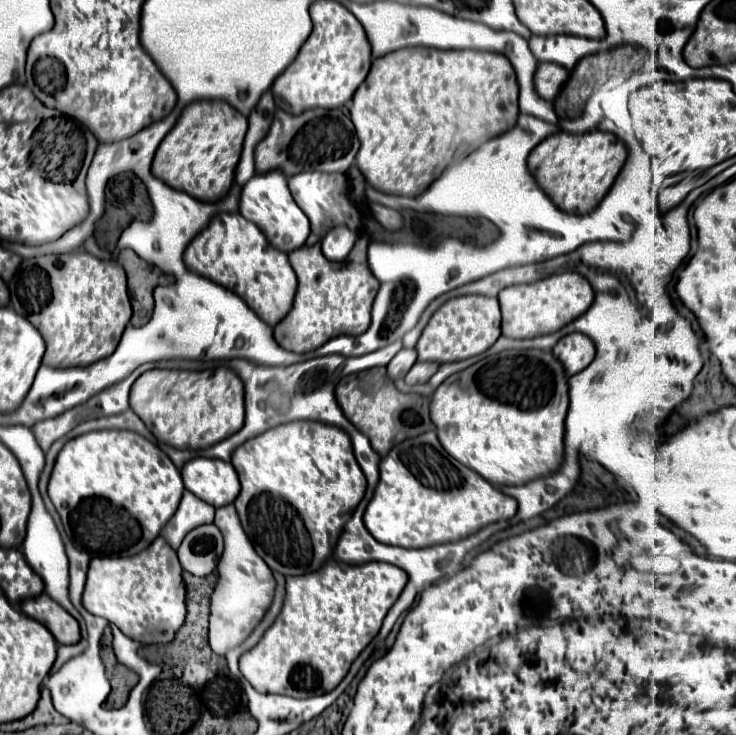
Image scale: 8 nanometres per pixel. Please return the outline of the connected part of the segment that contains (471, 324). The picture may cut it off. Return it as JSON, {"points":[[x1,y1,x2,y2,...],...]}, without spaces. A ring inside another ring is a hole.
{"points":[[464,295,446,301,424,327,416,351,418,361,436,361,436,363,452,363,462,361,490,349,500,337,500,305,494,297,484,295]]}

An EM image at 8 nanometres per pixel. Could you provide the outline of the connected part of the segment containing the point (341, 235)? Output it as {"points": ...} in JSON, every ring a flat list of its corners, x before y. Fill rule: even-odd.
{"points":[[338,225,322,239,322,253,330,261,344,261,352,251,354,243,356,243,356,233,344,225]]}

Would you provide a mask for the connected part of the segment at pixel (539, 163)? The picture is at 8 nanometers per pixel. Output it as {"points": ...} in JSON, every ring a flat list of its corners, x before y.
{"points":[[598,129,580,135,558,131,546,137,530,153,528,171,534,175,538,187,550,197,550,201,558,209,574,215,584,215,596,209,596,205,608,193,626,161,626,155,626,145,612,133]]}

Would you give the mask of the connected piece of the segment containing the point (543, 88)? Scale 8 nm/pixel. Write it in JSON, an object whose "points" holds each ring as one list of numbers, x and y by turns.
{"points":[[540,63,534,75,534,87,538,91,538,95,546,101,554,101,554,97,558,95,558,91,562,89,562,85,568,79,568,71,562,69,556,63]]}

